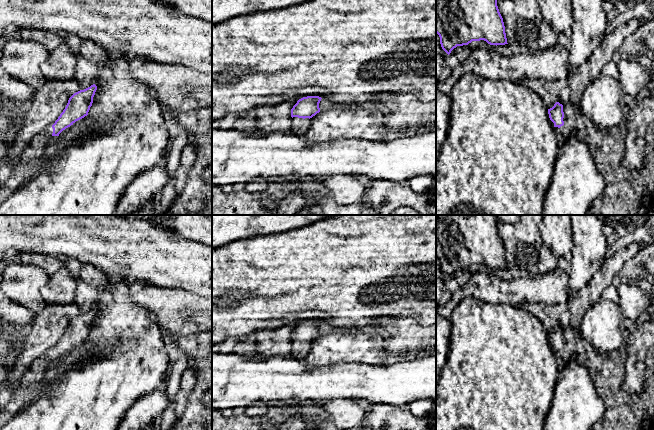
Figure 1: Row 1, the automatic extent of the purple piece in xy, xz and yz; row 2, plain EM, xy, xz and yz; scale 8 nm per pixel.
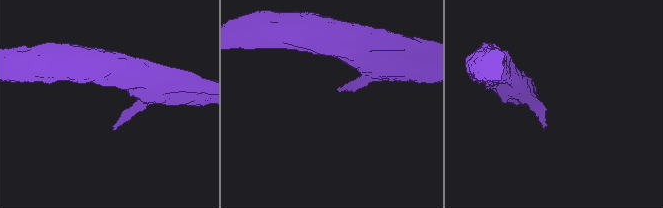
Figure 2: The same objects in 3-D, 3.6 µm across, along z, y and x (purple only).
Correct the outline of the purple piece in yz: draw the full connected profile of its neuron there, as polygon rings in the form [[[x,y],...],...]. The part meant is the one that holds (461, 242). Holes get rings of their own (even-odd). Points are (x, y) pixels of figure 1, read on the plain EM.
[[[436,215],[436,257],[442,273],[449,279],[457,270],[484,264],[490,269],[507,267],[503,242],[495,215]]]

